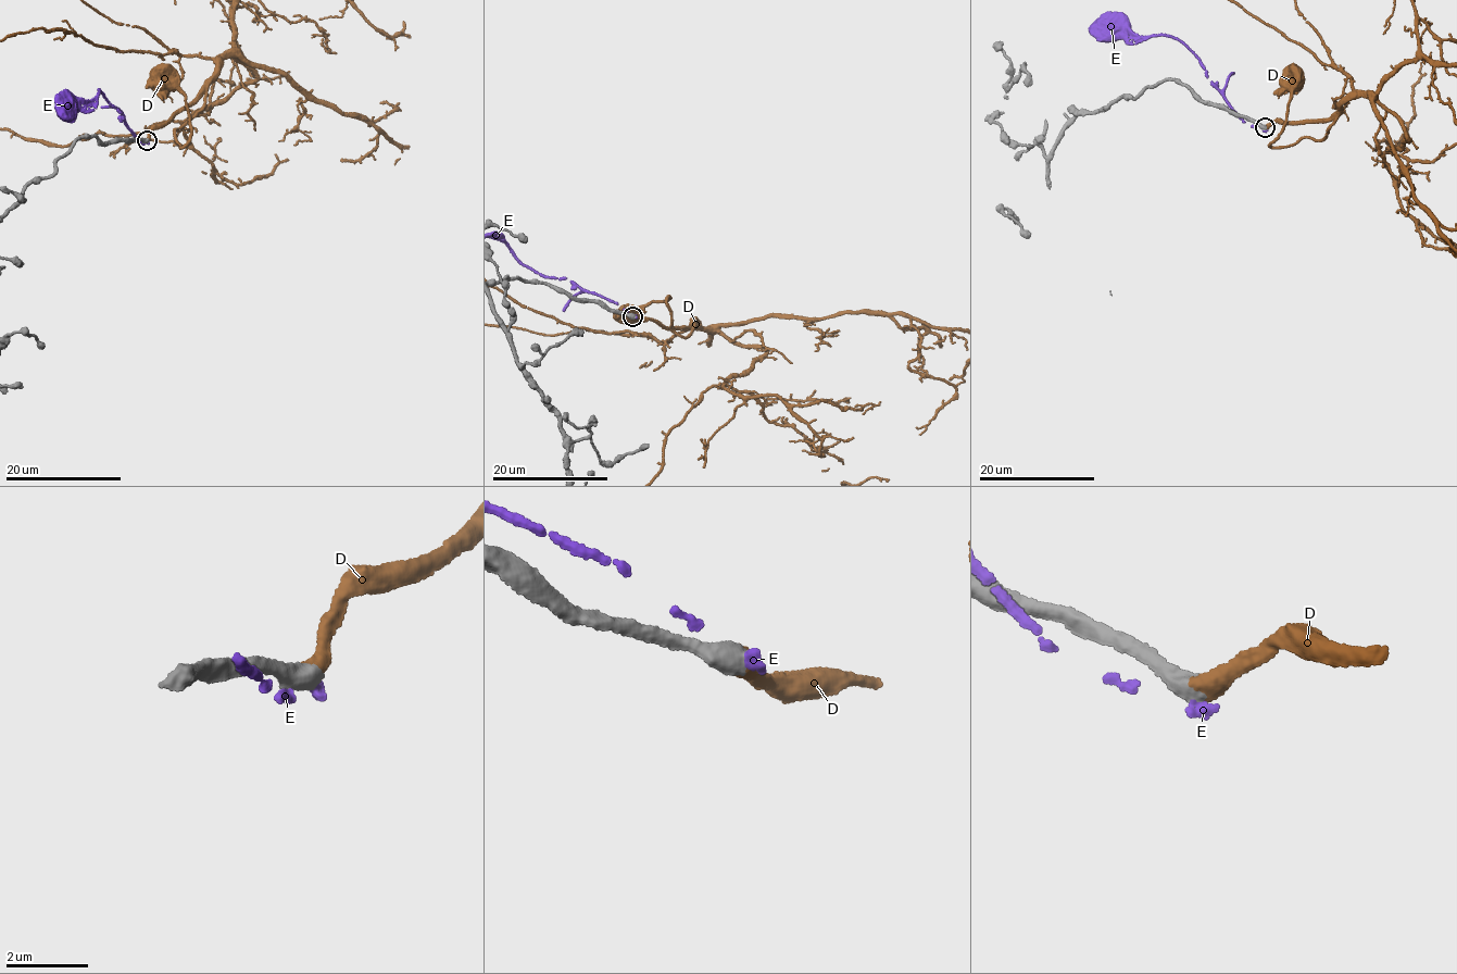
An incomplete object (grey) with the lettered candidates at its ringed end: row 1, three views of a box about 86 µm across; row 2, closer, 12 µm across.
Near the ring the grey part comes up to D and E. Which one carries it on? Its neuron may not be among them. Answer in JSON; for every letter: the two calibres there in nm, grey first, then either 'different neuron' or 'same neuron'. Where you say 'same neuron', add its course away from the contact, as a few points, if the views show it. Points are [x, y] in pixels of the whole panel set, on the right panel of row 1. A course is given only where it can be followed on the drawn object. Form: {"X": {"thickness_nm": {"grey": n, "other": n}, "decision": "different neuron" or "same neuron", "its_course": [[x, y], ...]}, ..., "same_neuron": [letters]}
{"D": {"thickness_nm": {"grey": 550, "other": 500}, "decision": "same neuron", "its_course": [[1265, 127], [1279, 121], [1334, 119], [1333, 123], [1323, 138], [1270, 146], [1285, 119], [1294, 79]]}, "E": {"thickness_nm": {"grey": 550, "other": 190}, "decision": "different neuron"}, "same_neuron": ["D"]}

